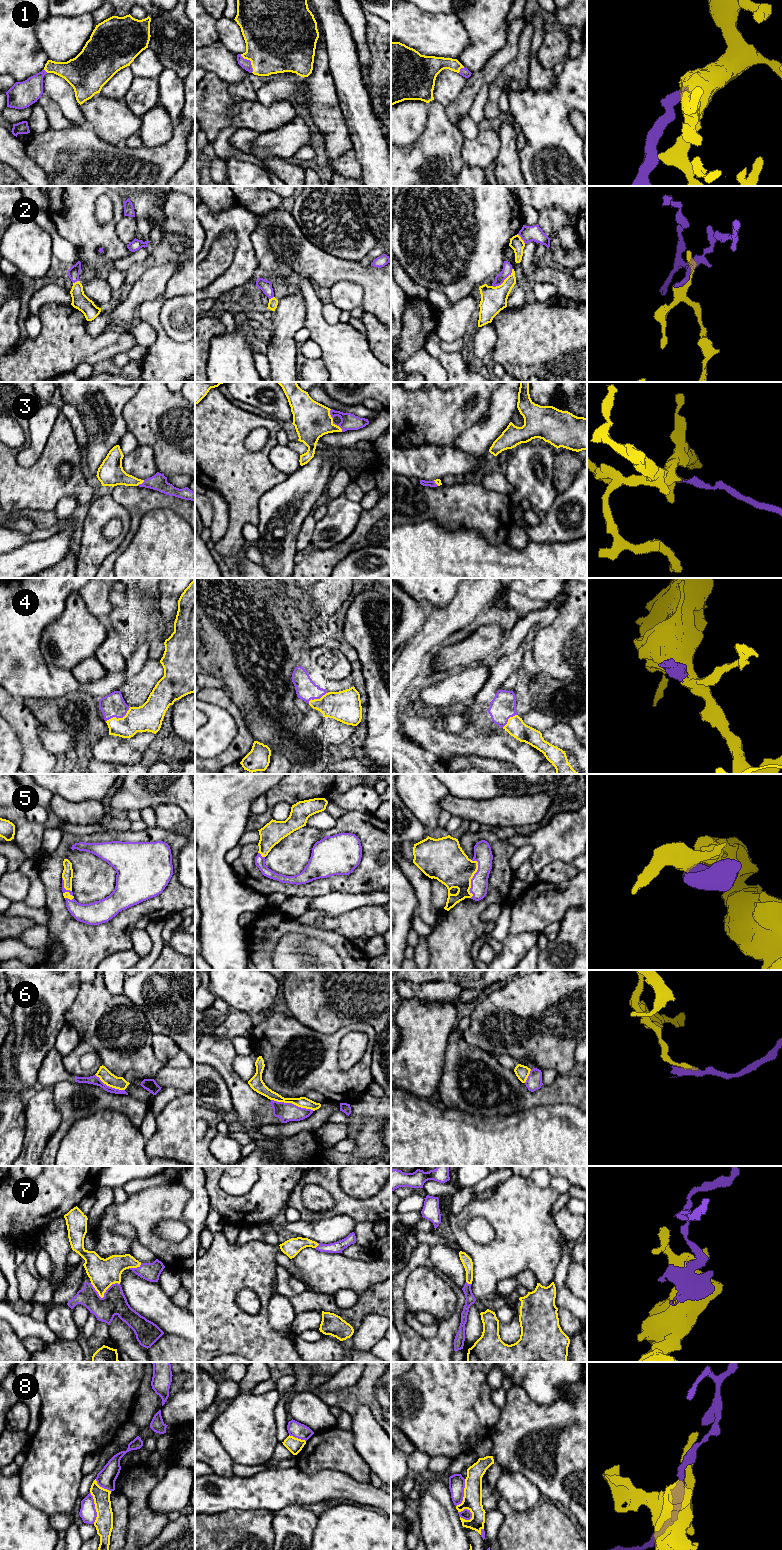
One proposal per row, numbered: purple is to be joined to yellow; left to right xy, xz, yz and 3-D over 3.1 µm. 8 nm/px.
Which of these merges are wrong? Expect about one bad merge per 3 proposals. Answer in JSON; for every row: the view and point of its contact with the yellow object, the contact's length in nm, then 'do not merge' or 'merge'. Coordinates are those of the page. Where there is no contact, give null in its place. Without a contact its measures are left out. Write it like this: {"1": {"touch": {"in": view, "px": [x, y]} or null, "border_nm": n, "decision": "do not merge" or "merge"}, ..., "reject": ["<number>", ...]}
{"1": {"touch": {"in": "xz", "px": [251, 62]}, "border_nm": 180, "decision": "merge"}, "2": {"touch": {"in": "yz", "px": [504, 280]}, "border_nm": 220, "decision": "do not merge"}, "3": {"touch": {"in": "xz", "px": [338, 426]}, "border_nm": 120, "decision": "merge"}, "4": {"touch": {"in": "xy", "px": [118, 718]}, "border_nm": 240, "decision": "merge"}, "5": {"touch": {"in": "yz", "px": [471, 878]}, "border_nm": 300, "decision": "merge"}, "6": {"touch": {"in": "xz", "px": [292, 1103]}, "border_nm": 360, "decision": "do not merge"}, "7": {"touch": {"in": "xy", "px": [103, 1294]}, "border_nm": 240, "decision": "merge"}, "8": {"touch": {"in": "xy", "px": [95, 1508]}, "border_nm": 260, "decision": "do not merge"}, "reject": ["2", "6", "8"]}

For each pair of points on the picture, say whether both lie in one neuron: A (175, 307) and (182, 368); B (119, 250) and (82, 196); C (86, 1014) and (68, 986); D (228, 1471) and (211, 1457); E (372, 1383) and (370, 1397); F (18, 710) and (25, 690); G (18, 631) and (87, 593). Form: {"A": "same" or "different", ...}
{"A": "different", "B": "same", "C": "different", "D": "same", "E": "same", "F": "different", "G": "different"}

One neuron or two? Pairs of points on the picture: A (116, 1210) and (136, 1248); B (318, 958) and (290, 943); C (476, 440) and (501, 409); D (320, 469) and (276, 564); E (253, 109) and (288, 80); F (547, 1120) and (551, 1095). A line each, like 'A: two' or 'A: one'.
A: two
B: one
C: one
D: one
E: two
F: two

